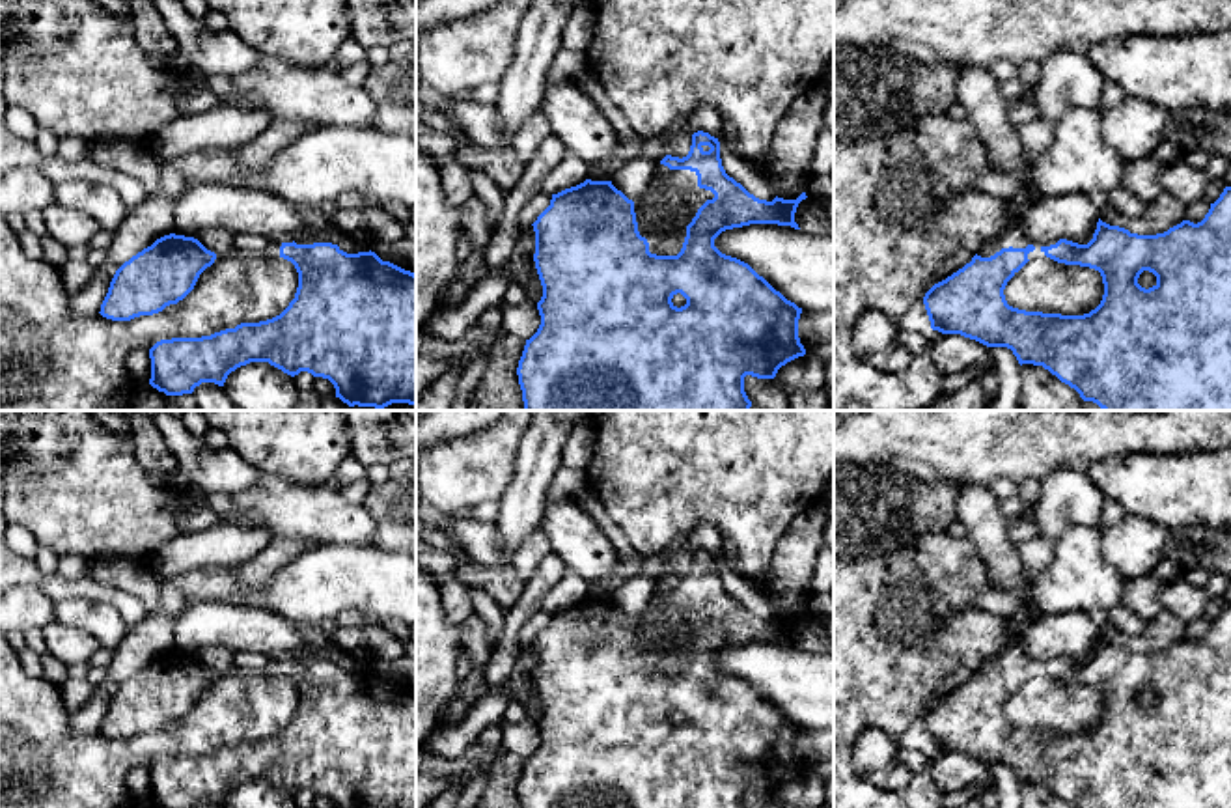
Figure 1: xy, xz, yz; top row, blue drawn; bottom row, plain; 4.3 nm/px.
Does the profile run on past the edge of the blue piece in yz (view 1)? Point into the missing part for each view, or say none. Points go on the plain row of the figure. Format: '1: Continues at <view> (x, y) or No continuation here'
1: Continues at yz (1013, 654)

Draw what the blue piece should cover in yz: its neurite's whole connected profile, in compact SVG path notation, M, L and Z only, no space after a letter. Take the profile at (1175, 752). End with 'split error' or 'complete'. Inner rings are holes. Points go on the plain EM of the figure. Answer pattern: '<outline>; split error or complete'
M1231 605L1197 642L1183 638L1164 651L1138 653L1099 636L1087 662L1031 659L1020 634L1035 616L1033 606L1020 606L1005 618L1003 649L925 711L933 748L1007 765L1020 784L1043 784L1074 808L1231 808ZM1037 676L1099 689L1104 702L1100 722L1084 733L1009 724L1003 713L1007 700ZM1143 689L1156 694L1149 707L1138 702Z; split error

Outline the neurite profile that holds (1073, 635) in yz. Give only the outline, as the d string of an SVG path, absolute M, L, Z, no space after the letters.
M1082 610L1039 614L1020 634L1020 644L1031 659L1054 661L1067 657L1087 662L1099 640L1099 627Z

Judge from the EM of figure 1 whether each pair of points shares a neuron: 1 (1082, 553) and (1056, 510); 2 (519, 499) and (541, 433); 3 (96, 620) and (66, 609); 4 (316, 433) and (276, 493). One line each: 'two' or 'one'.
1: two
2: one
3: one
4: two

